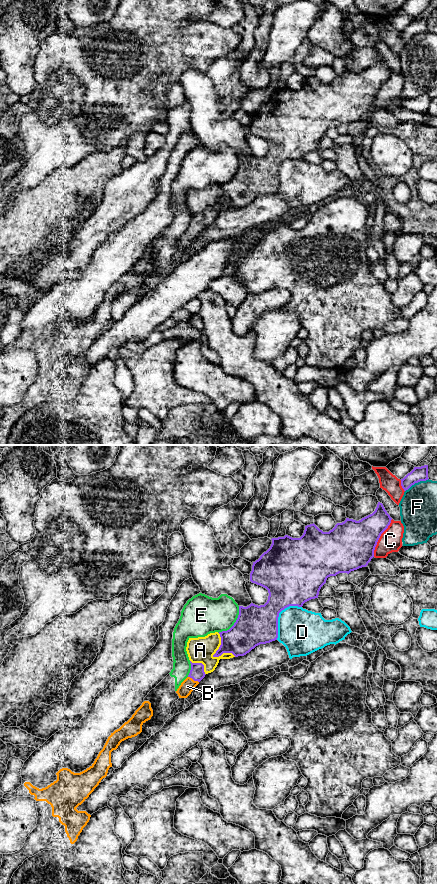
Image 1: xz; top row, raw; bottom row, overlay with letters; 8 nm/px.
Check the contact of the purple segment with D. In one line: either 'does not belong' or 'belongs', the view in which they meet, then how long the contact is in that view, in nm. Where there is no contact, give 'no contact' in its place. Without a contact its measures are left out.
does not belong | xz | 340 nm

